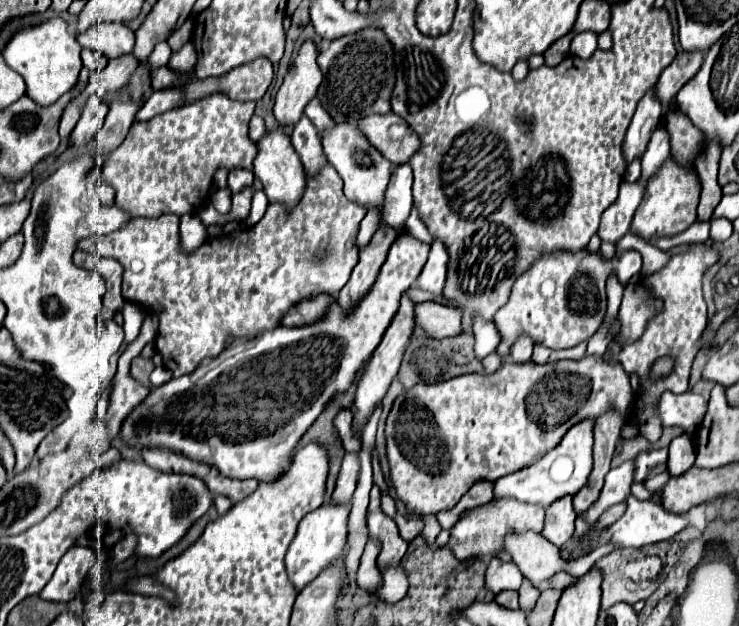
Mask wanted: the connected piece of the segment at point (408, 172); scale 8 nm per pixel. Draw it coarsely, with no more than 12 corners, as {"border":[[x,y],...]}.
{"border":[[392,169],[384,221],[404,229],[412,211],[412,169]]}

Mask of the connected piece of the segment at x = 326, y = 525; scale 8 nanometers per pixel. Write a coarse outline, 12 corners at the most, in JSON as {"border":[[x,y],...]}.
{"border":[[322,505],[298,525],[286,553],[302,591],[346,541],[350,505]]}

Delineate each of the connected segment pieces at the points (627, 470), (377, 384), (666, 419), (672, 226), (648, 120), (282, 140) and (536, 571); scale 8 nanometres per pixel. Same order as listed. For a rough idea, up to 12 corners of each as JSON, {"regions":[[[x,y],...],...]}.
{"regions":[[[632,461],[606,475],[600,497],[580,515],[594,525],[614,503],[630,495]],[[402,295],[356,383],[352,427],[364,431],[398,373],[414,331],[414,303]],[[692,391],[660,395],[656,413],[664,427],[692,433],[706,401]],[[668,161],[648,181],[630,231],[674,237],[696,221],[700,181]],[[650,89],[640,99],[624,137],[624,159],[644,155],[648,137],[662,117]],[[280,127],[258,141],[254,175],[270,203],[294,209],[306,173]],[[512,533],[504,551],[540,587],[558,571],[586,573],[614,545],[566,561],[540,533]]]}

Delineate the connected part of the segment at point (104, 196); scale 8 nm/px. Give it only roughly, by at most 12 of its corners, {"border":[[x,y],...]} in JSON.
{"border":[[99,183],[97,193],[104,205],[114,202],[115,191],[106,183]]}

